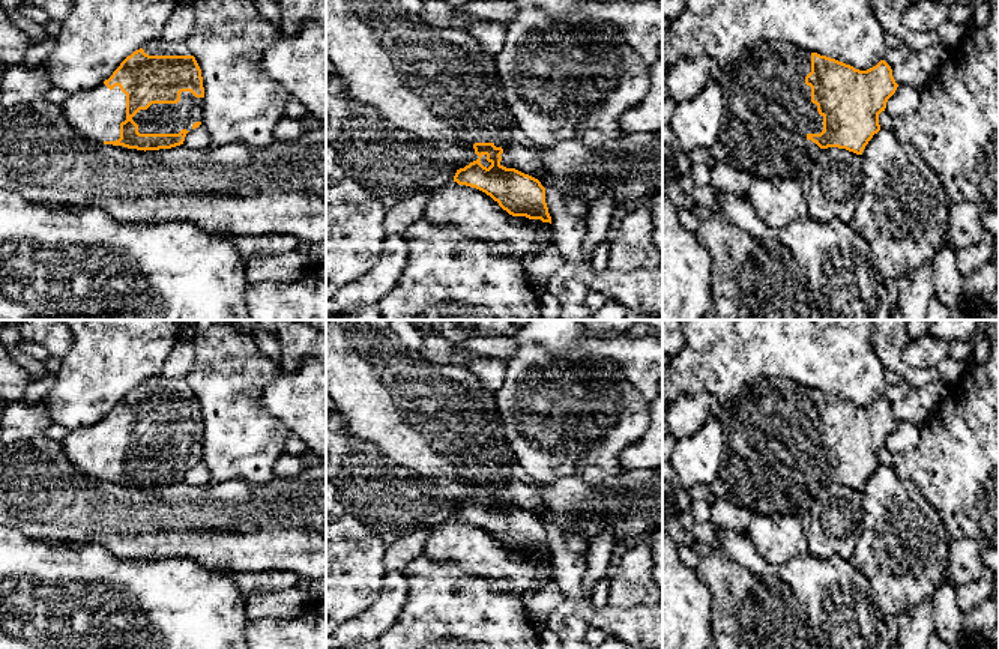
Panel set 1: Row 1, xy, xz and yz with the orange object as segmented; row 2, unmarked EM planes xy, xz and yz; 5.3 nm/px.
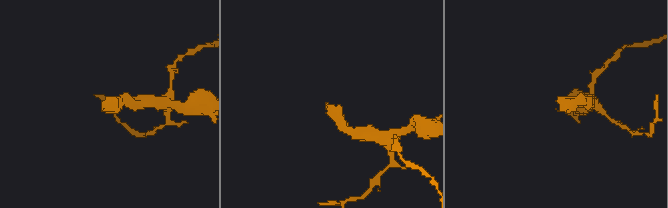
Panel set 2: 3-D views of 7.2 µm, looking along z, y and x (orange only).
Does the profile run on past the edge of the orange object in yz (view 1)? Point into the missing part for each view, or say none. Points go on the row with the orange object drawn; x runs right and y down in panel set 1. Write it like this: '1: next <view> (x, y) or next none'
1: next yz (768, 105)

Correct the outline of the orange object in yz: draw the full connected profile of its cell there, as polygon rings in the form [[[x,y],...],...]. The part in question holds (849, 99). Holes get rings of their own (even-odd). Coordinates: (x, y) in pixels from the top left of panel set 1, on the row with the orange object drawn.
[[[760,42],[723,71],[720,87],[726,99],[726,116],[720,138],[709,150],[720,164],[756,177],[804,180],[819,147],[862,155],[880,131],[879,114],[898,87],[885,60],[859,71],[787,42]]]

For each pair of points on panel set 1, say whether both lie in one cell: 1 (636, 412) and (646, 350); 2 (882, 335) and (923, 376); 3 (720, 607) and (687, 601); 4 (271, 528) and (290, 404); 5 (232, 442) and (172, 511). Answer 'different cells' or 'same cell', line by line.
1: different cells
2: same cell
3: different cells
4: different cells
5: different cells

